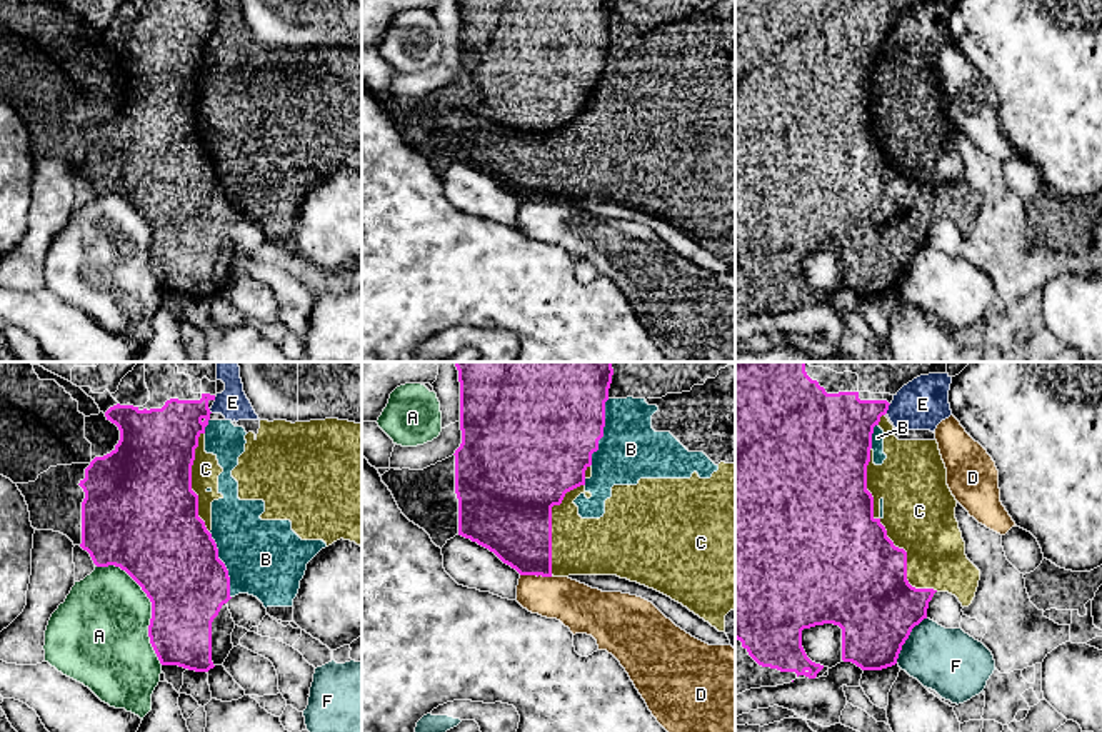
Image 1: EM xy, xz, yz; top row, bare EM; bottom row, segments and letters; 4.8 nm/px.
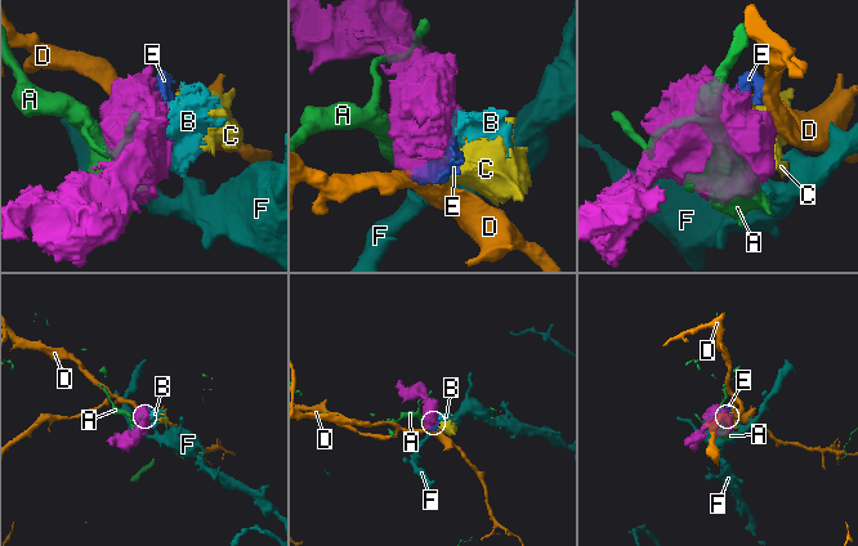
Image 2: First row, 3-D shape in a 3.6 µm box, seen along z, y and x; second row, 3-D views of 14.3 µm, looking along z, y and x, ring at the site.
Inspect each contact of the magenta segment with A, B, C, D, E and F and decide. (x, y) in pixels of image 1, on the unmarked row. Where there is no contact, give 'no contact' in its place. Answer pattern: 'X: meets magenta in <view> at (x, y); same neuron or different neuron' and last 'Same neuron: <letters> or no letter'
A: meets magenta in xy at (152, 230); different neuron
B: meets magenta in xz at (602, 59); different neuron
C: meets magenta in yz at (886, 157); different neuron
D: meets magenta in xz at (537, 202); different neuron
E: meets magenta in yz at (887, 35); different neuron
F: meets magenta in yz at (907, 264); different neuron
Same neuron: no letter

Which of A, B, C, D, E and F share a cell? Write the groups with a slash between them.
A / B C E / D / F

